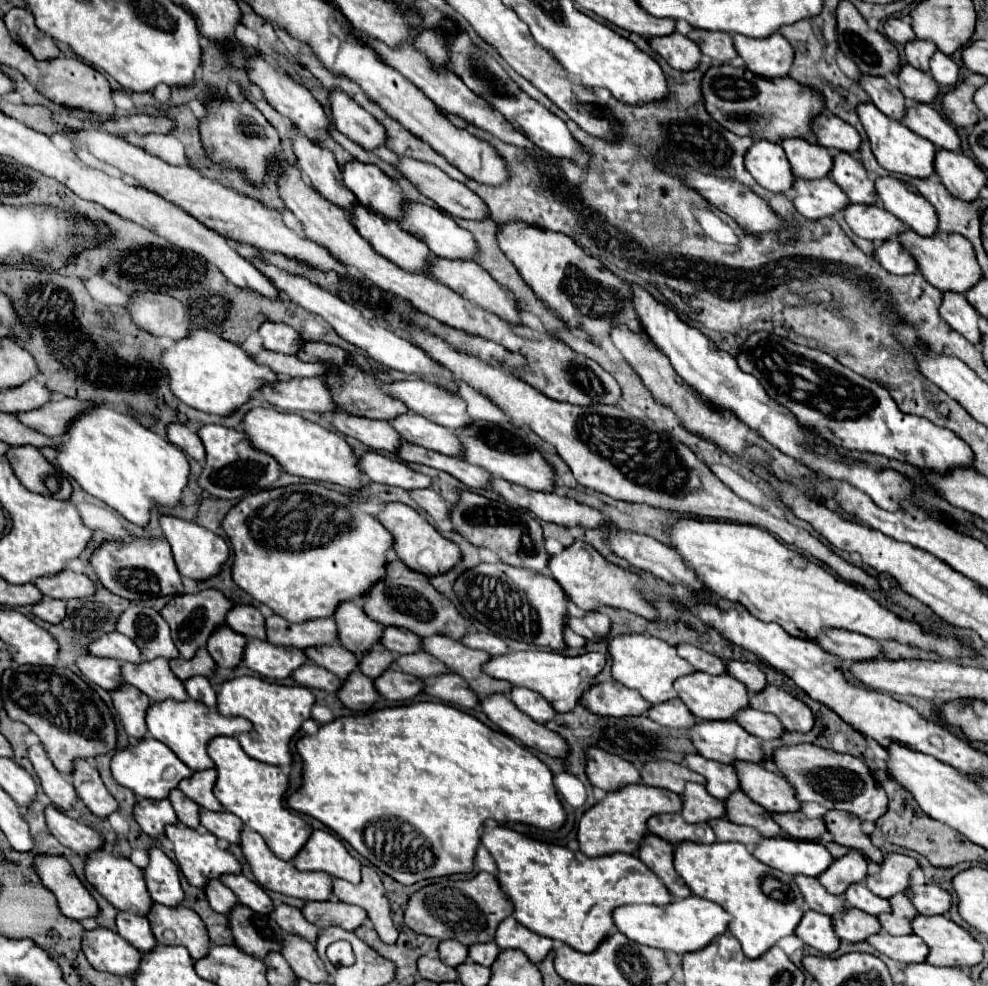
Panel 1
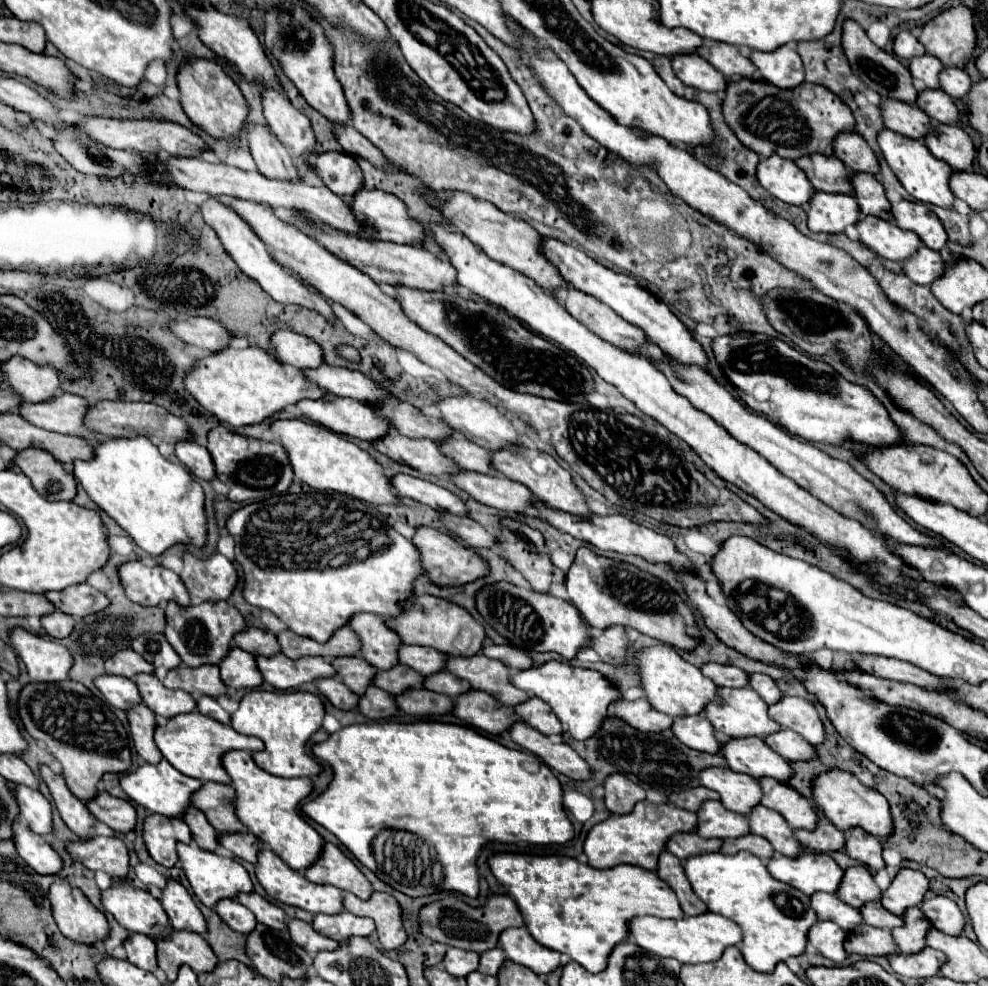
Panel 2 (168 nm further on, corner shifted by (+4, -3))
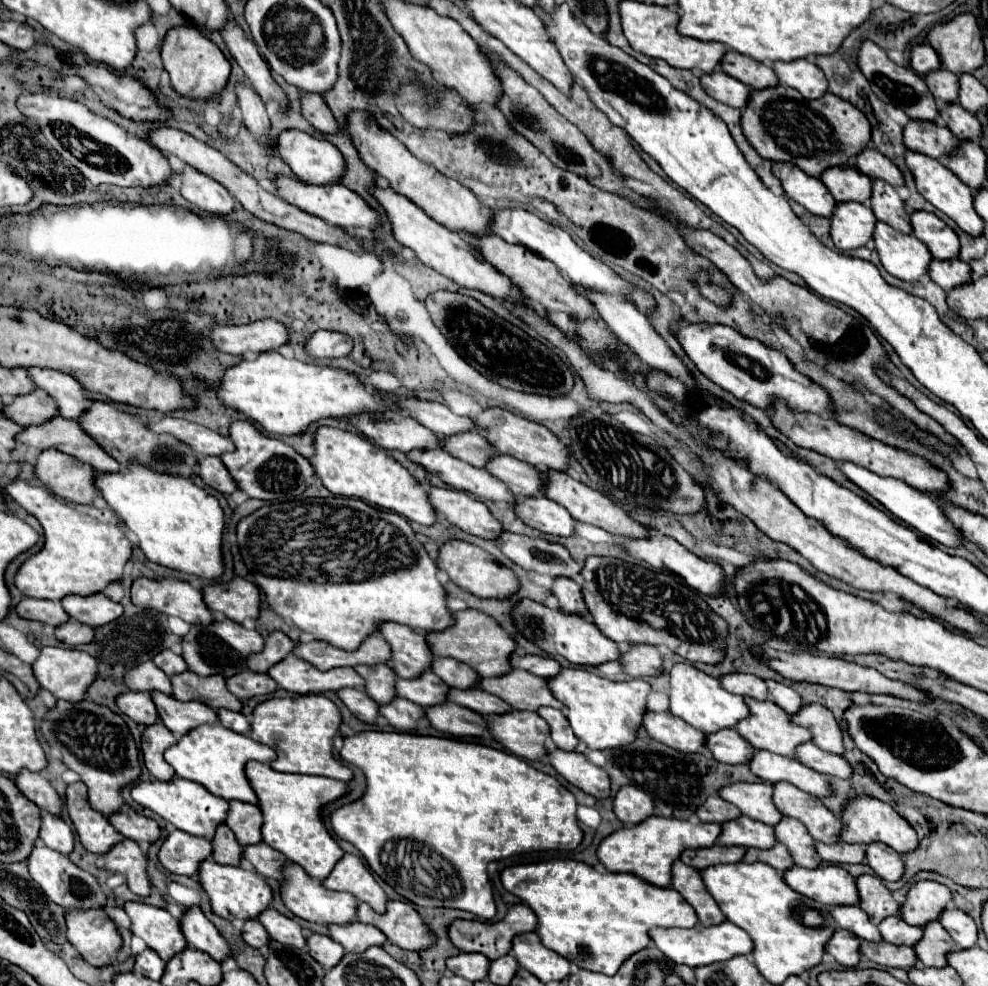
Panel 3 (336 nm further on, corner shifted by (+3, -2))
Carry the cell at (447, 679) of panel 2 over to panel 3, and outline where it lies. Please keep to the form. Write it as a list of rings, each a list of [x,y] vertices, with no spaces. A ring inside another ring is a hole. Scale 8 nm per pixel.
[[[451,689],[449,691],[449,701],[451,703],[459,703],[479,715],[503,715],[507,711],[511,711],[513,707],[507,705],[505,701],[501,701],[499,697],[483,691],[483,689],[467,689],[467,691],[461,691],[461,689]]]

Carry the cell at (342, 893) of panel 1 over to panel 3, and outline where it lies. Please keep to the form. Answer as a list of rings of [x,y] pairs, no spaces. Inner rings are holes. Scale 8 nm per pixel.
[[[389,901],[385,915],[375,913],[367,903],[359,903],[357,919],[381,929],[387,939],[401,949],[425,951],[437,941],[419,913],[403,901]]]

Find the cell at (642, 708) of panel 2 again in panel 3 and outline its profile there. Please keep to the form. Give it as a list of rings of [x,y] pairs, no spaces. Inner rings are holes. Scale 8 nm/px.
[[[647,711],[643,727],[655,741],[661,741],[675,751],[701,753],[705,749],[705,733],[671,713]]]

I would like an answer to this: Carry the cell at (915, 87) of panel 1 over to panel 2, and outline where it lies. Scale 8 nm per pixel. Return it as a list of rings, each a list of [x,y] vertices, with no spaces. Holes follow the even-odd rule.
[[[930,88],[920,90],[916,98],[916,106],[936,122],[952,124],[958,120],[958,110],[954,100],[942,90],[930,90]]]

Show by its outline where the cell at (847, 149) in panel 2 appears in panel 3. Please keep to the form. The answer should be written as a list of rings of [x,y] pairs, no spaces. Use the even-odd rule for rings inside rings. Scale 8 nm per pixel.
[[[867,147],[861,155],[857,155],[855,163],[857,163],[857,169],[865,173],[871,181],[883,179],[893,187],[901,187],[905,183],[903,173],[885,155],[879,155],[879,151],[871,147]]]

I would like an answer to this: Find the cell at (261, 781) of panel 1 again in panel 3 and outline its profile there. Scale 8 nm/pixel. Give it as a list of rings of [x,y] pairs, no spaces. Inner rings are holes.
[[[249,761],[245,773],[259,797],[259,807],[263,811],[263,841],[273,849],[281,851],[291,863],[301,865],[311,877],[323,881],[335,867],[335,863],[345,855],[345,851],[335,843],[329,835],[325,823],[321,821],[321,809],[351,789],[347,783],[329,779],[329,777],[307,777],[307,775],[291,775],[279,773],[265,763]]]

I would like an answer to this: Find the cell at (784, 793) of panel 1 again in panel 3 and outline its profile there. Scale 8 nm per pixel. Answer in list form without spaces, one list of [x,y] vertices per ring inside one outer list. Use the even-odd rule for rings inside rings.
[[[775,783],[773,785],[773,801],[777,809],[793,819],[799,819],[813,839],[821,843],[837,843],[843,823],[835,817],[817,797],[807,795],[791,783]]]

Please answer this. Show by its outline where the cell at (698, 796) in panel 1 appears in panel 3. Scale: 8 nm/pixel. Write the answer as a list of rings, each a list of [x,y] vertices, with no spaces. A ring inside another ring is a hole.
[[[739,819],[739,823],[723,823],[723,835],[719,837],[721,845],[741,845],[755,849],[771,849],[777,843],[775,831],[771,825],[747,819]]]

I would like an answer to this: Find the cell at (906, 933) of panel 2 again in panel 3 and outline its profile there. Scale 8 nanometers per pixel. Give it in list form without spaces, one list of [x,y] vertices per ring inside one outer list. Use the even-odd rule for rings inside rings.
[[[931,923],[923,927],[923,943],[915,945],[915,953],[925,967],[947,967],[947,955],[959,951],[959,945],[951,939],[951,935],[941,927],[941,923]]]

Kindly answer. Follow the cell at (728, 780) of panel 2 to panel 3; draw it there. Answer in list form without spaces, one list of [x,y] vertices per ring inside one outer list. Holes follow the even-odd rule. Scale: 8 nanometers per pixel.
[[[735,783],[731,787],[723,787],[719,795],[739,807],[749,819],[767,825],[775,825],[783,819],[773,803],[773,787],[767,783]]]

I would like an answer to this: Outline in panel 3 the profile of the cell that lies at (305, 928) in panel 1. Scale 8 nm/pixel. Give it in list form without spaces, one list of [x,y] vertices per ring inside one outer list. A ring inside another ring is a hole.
[[[317,933],[309,935],[307,947],[309,947],[311,957],[319,965],[323,965],[323,969],[331,969],[343,959],[343,947],[325,935],[317,935]]]

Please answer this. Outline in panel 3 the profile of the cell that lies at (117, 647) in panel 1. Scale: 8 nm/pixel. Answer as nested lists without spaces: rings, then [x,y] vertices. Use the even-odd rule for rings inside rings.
[[[141,663],[139,667],[131,669],[125,675],[125,683],[131,691],[161,691],[165,695],[173,695],[171,691],[171,681],[167,675],[163,675],[163,671],[159,671],[159,667],[155,667],[155,663]]]

